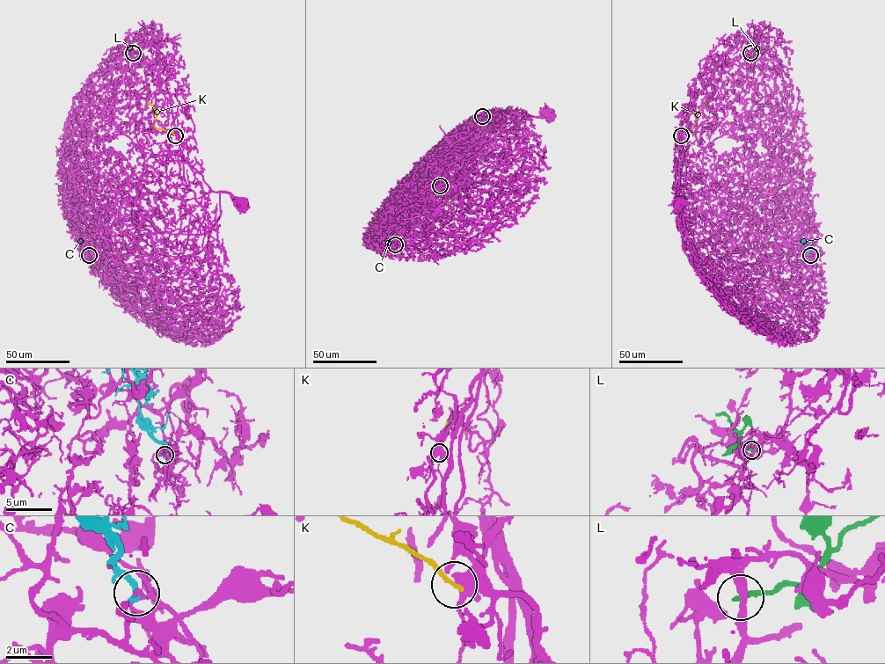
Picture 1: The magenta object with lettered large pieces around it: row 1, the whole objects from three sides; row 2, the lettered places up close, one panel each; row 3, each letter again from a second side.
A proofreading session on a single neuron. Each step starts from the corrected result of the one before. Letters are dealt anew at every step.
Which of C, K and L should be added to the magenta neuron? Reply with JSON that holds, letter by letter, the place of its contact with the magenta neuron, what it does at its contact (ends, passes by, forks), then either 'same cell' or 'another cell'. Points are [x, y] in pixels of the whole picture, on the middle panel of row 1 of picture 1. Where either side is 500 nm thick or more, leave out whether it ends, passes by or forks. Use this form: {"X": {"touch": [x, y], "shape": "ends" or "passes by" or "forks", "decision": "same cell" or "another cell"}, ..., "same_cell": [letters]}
{"C": {"touch": [395, 244], "shape": "ends", "decision": "another cell"}, "K": {"touch": [482, 116], "shape": "ends", "decision": "another cell"}, "L": {"touch": [440, 186], "shape": "ends", "decision": "another cell"}, "same_cell": []}

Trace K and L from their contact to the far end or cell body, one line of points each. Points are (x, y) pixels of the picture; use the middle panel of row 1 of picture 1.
K: (482, 116), (469, 120), (461, 129), (464, 133), (450, 144)
L: (440, 186), (435, 199)

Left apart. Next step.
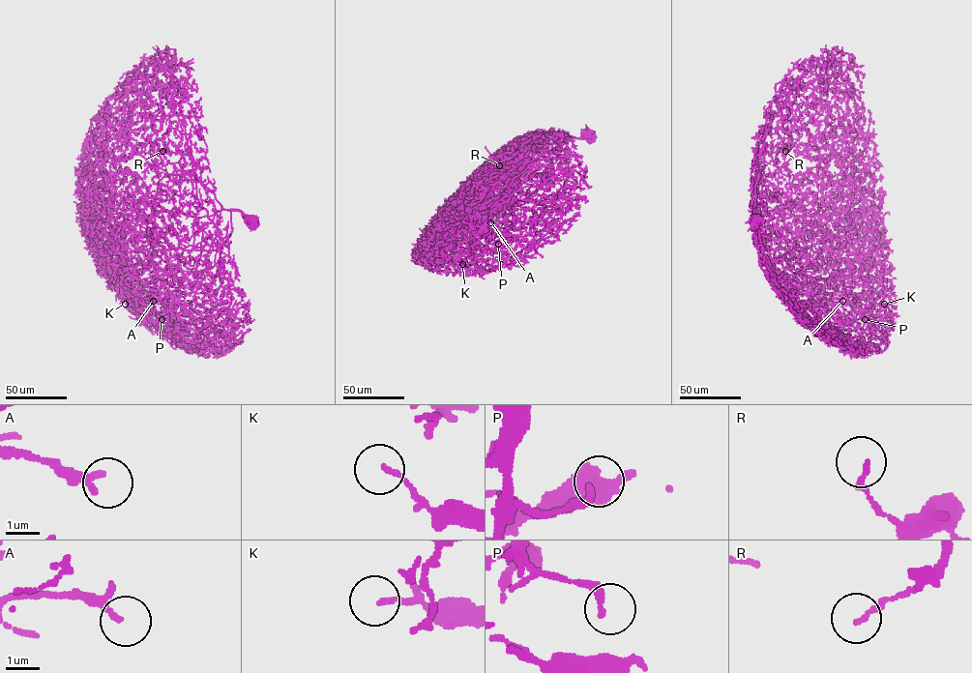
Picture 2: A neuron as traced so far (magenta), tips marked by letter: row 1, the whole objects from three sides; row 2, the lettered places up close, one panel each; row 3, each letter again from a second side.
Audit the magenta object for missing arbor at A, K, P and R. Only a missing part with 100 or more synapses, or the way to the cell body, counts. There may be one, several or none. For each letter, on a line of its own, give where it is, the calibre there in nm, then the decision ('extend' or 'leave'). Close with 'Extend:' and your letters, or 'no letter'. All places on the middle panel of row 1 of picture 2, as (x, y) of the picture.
A: (490, 222) | 160 nm | extend
K: (462, 264) | 120 nm | leave
P: (498, 244) | 130 nm | leave
R: (499, 165) | 150 nm | leave
Extend: A

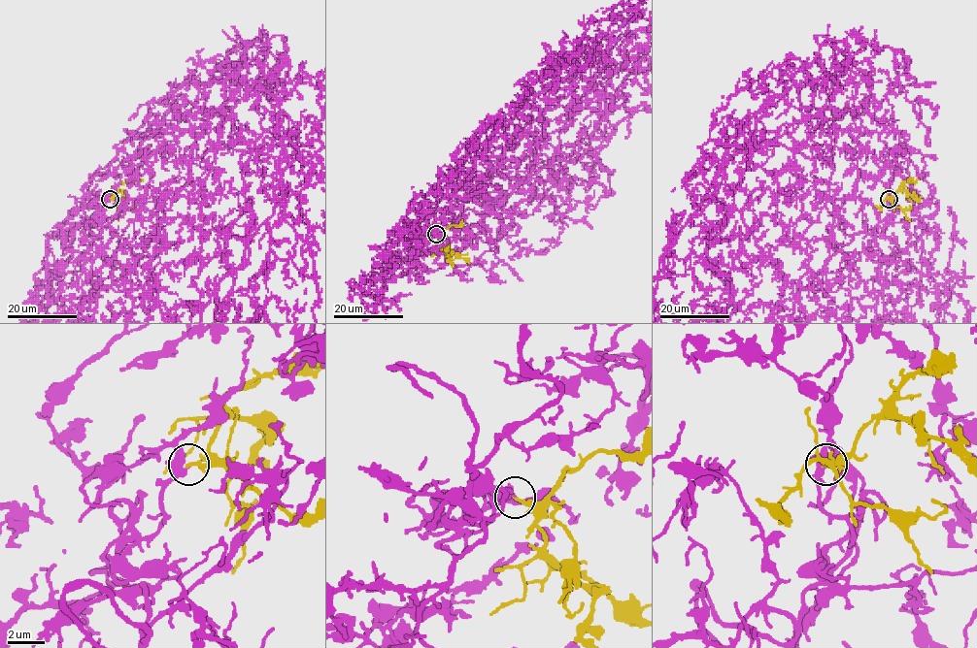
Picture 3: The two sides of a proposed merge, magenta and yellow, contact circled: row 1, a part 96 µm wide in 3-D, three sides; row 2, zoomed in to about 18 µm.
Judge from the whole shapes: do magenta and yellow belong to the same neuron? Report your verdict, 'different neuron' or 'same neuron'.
same neuron

